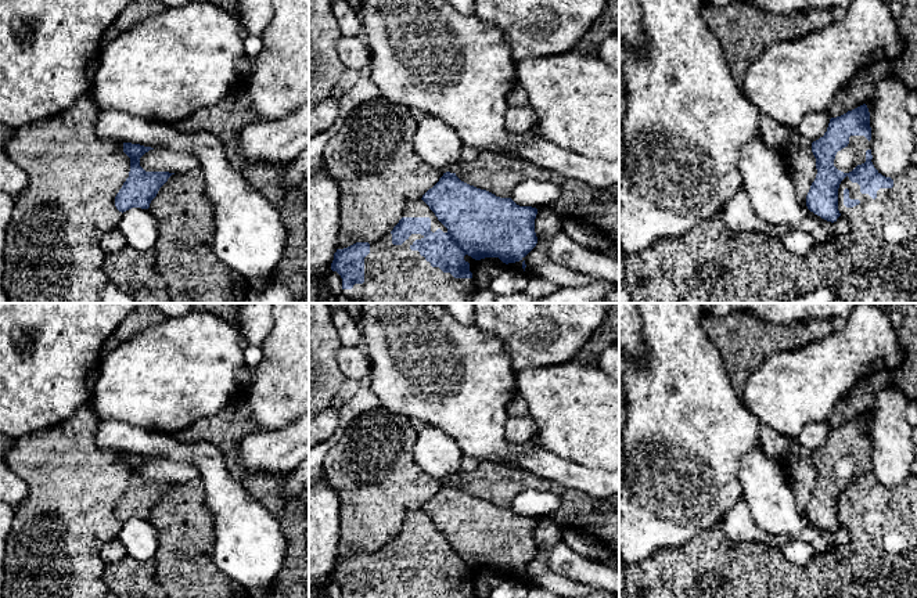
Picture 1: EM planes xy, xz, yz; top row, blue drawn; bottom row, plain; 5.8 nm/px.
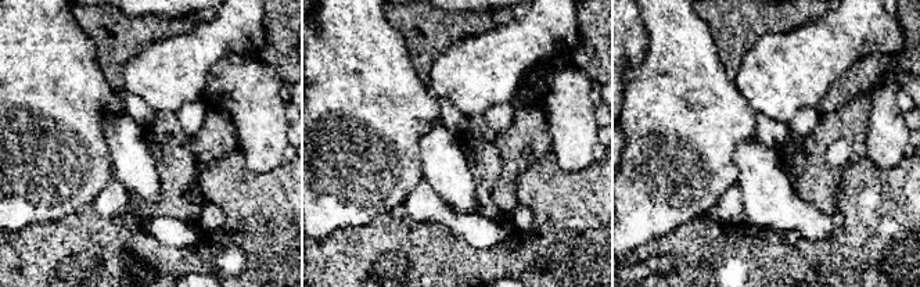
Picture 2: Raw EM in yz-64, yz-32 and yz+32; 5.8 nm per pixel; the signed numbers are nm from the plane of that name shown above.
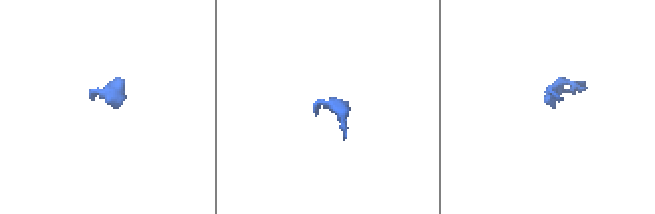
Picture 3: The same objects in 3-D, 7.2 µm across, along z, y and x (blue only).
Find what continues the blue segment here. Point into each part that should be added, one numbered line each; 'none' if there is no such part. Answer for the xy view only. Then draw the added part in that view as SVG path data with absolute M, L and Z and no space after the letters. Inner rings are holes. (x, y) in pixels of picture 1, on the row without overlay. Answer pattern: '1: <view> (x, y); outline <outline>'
1: xy (184, 525); outline M202 478L172 484L148 519L158 532L159 545L154 562L166 598L251 598L242 586L224 576L211 561L213 519L205 505Z

